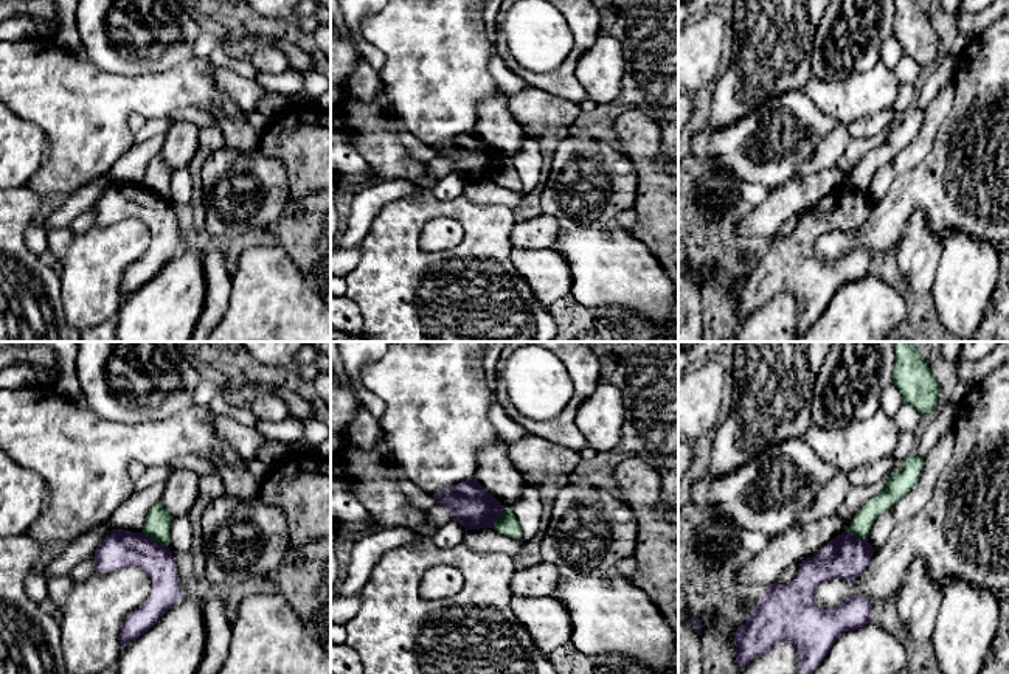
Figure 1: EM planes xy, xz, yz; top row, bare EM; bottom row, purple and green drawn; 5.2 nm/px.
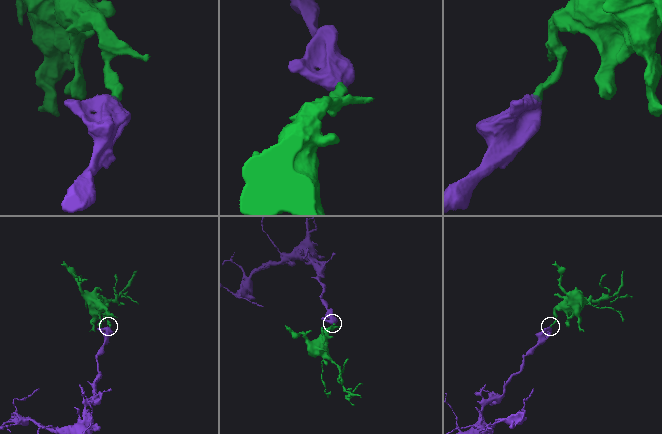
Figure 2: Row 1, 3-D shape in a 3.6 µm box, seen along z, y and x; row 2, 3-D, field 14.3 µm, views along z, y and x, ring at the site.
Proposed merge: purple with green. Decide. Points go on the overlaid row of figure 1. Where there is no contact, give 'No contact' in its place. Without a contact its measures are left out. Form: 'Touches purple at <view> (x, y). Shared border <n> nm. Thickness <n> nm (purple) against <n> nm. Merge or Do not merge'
Touches purple at xy (154, 541). Shared border 150 nm. Thickness 190 nm (purple) against 130 nm. Do not merge

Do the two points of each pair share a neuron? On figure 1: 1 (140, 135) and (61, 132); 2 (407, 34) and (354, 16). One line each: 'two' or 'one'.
1: two
2: two

